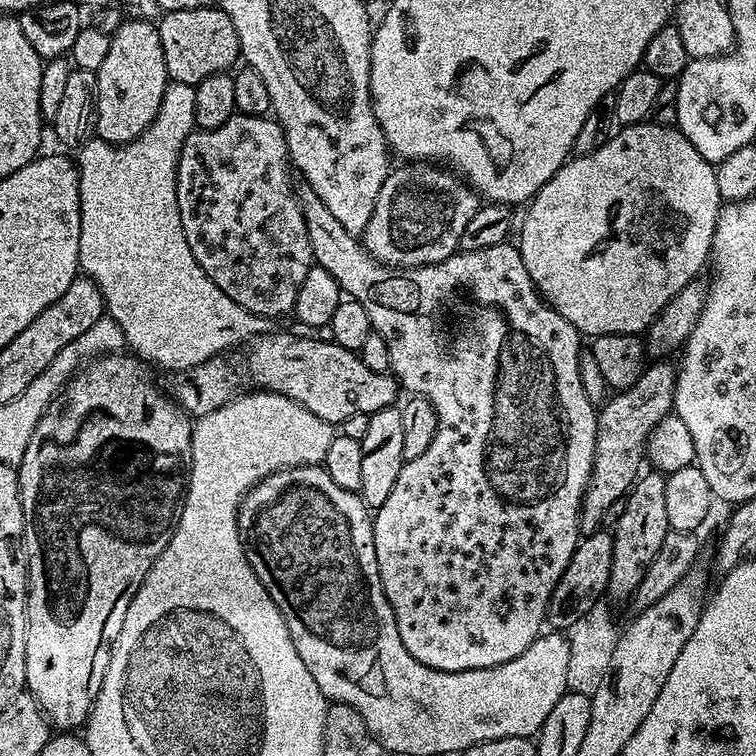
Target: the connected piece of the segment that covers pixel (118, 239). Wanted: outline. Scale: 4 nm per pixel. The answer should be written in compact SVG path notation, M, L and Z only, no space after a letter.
M169 83L154 122L137 140L114 145L89 138L74 156L80 191L80 272L98 286L107 315L120 327L129 349L149 365L172 368L173 373L227 353L270 328L265 317L247 312L218 290L198 266L182 230L176 167L186 138L196 128L195 93L191 84Z

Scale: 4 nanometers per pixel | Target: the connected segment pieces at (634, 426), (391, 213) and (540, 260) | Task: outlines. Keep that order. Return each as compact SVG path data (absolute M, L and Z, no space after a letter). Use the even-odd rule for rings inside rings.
M660 358L649 363L638 382L634 382L634 386L619 389L599 409L592 473L580 507L581 533L597 531L603 523L603 515L606 514L609 505L627 497L632 485L641 475L640 463L645 463L646 445L650 434L654 426L658 426L658 422L662 422L662 418L666 418L673 411L676 370L677 365L668 358Z
M404 162L388 173L374 214L366 222L362 243L379 264L390 268L421 268L437 264L459 249L466 222L482 207L481 197L457 173L432 162Z
M645 122L642 124L629 124L621 127L616 135L610 138L610 142L606 142L606 146L602 146L598 150L594 150L585 156L573 155L564 161L564 164L552 175L552 177L541 188L536 191L530 203L527 205L528 213L526 214L526 222L523 225L522 244L519 247L520 257L526 266L526 274L530 274L532 285L535 286L537 292L540 293L544 303L550 305L558 314L562 314L562 318L566 318L566 322L573 324L576 329L585 337L601 336L602 334L644 334L650 325L652 325L657 314L666 306L666 302L670 302L670 298L674 298L678 294L678 290L682 290L689 282L697 279L701 275L700 271L705 271L706 265L709 263L712 254L712 239L716 233L716 223L718 222L718 214L722 207L722 201L718 194L718 178L716 177L715 167L707 160L702 158L702 154L698 154L698 150L688 141L683 134L680 133L679 127L669 126L666 124L658 124L655 122Z

